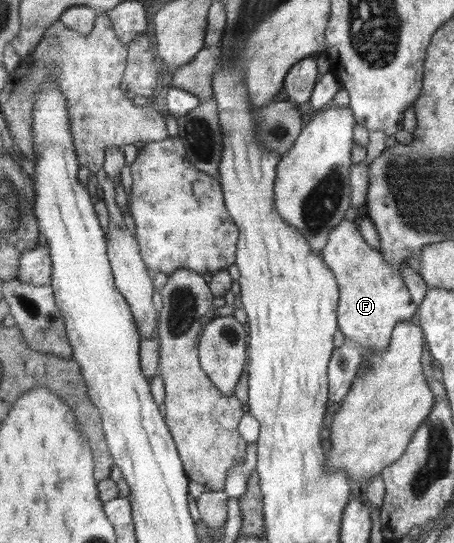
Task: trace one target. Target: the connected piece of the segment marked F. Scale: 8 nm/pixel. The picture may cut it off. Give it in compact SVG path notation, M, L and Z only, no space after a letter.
M339 221L329 232L327 242L320 254L325 266L332 272L338 286L336 310L337 330L360 344L369 352L381 352L388 344L392 328L401 321L414 321L416 305L409 299L409 293L401 281L399 273L382 259L379 251L372 250L363 242L355 222Z

